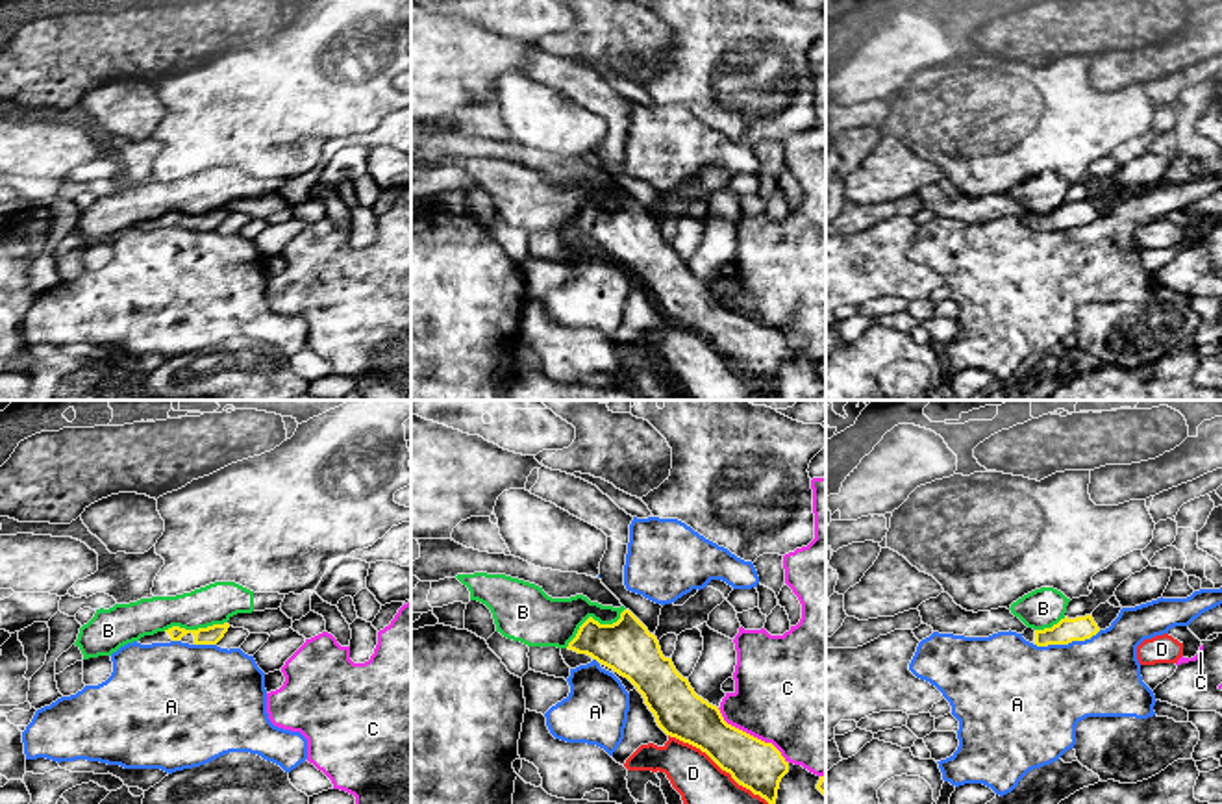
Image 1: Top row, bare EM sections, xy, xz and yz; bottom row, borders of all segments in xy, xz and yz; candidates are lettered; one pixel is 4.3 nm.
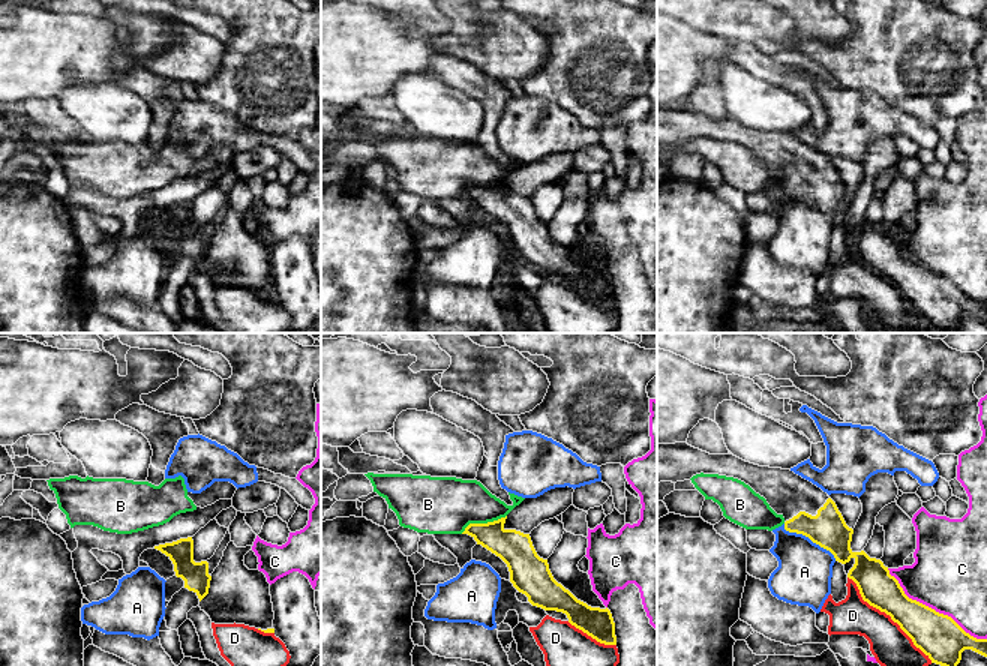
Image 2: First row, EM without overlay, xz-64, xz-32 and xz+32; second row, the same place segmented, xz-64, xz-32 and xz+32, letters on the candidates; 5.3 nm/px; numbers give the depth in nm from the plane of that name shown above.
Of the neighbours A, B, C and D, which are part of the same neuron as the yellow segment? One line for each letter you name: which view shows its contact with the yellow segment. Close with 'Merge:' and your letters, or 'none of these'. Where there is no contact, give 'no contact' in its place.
Merge: none of these

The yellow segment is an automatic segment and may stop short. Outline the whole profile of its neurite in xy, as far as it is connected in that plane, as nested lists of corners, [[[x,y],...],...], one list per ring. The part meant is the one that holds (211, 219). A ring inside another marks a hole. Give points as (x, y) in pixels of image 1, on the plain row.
[[[213,209],[207,213],[198,215],[185,215],[180,211],[172,211],[165,217],[157,217],[154,220],[144,220],[137,228],[141,230],[152,230],[152,228],[170,228],[170,226],[181,226],[189,230],[217,230],[224,219],[228,217],[230,209]]]

